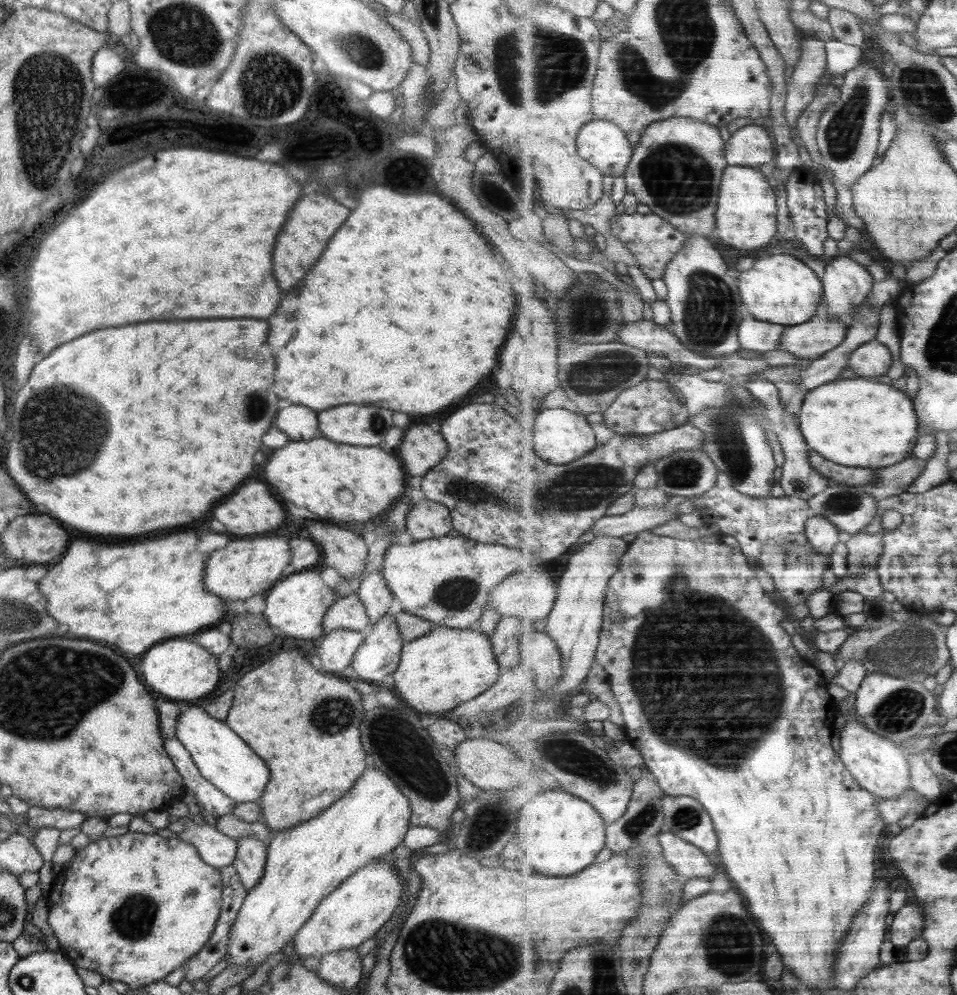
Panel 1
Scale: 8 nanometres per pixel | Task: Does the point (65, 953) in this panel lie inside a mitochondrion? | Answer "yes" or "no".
no

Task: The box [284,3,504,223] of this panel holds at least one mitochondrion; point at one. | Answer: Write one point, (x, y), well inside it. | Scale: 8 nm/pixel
(354, 45)

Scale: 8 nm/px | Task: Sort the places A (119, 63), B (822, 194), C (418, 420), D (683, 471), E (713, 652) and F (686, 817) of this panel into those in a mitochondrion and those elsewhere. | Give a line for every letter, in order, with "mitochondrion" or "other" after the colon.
A: other
B: other
C: other
D: mitochondrion
E: mitochondrion
F: mitochondrion

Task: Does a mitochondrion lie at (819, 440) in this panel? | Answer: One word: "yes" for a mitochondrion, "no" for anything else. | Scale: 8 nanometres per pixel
no

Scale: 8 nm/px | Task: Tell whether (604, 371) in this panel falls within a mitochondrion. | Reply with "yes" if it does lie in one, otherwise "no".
yes

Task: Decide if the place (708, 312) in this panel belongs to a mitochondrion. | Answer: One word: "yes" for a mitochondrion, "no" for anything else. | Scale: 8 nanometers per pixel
yes

